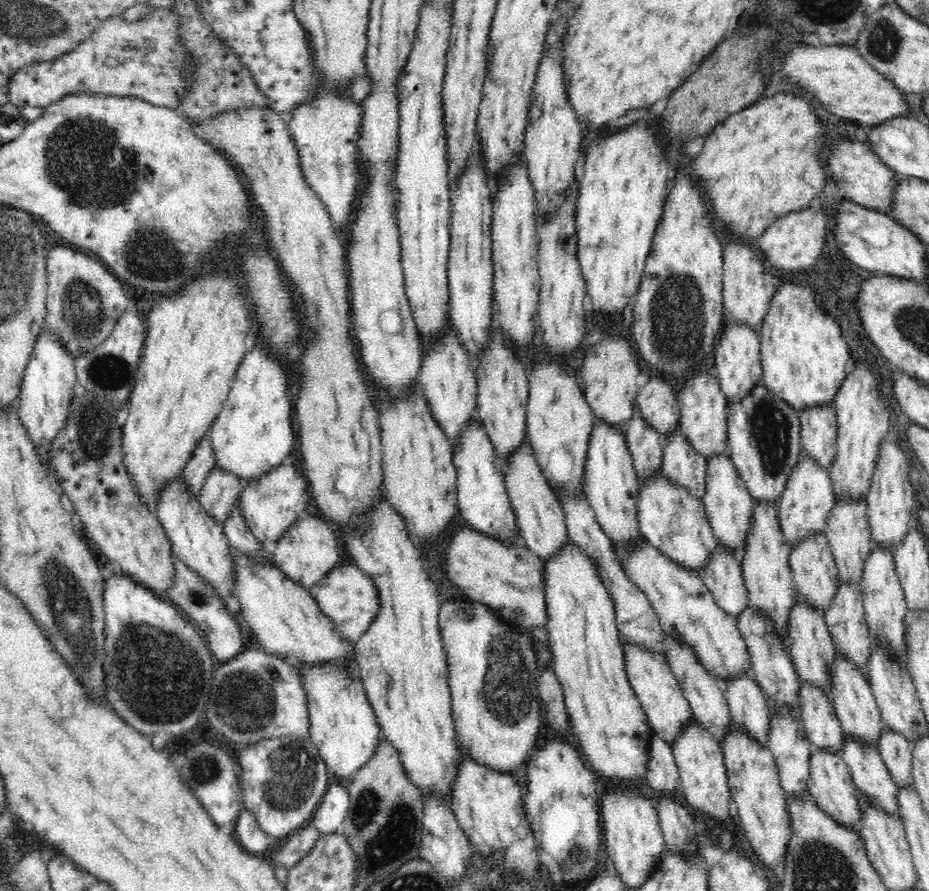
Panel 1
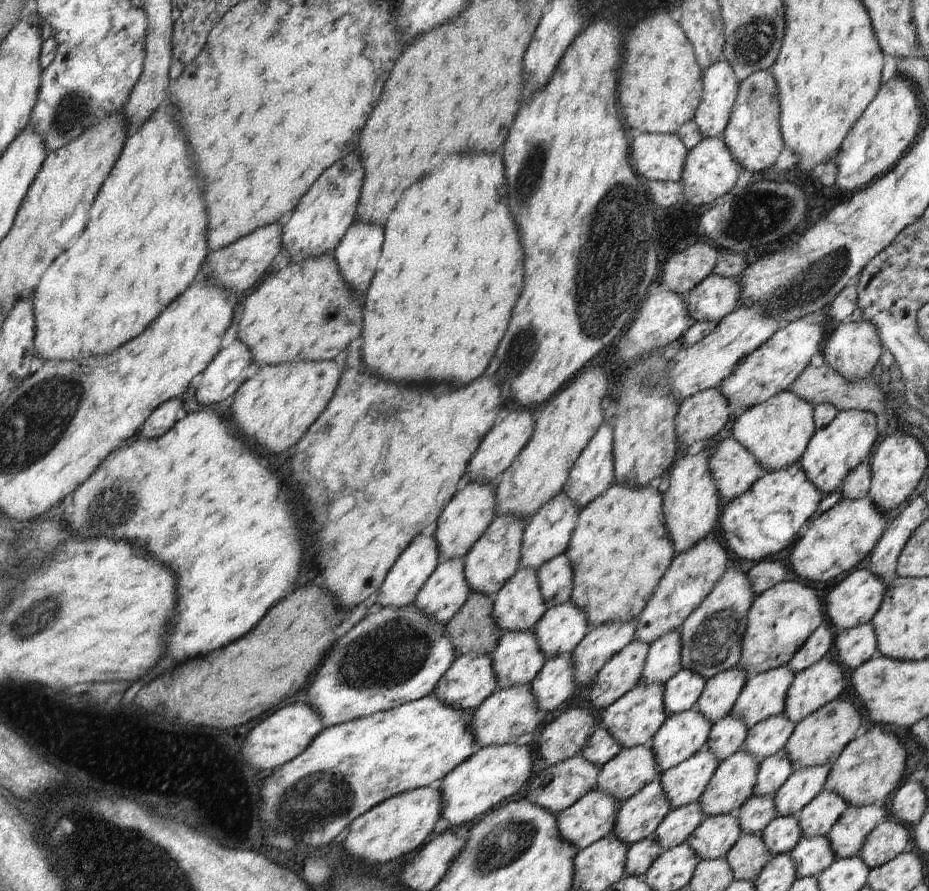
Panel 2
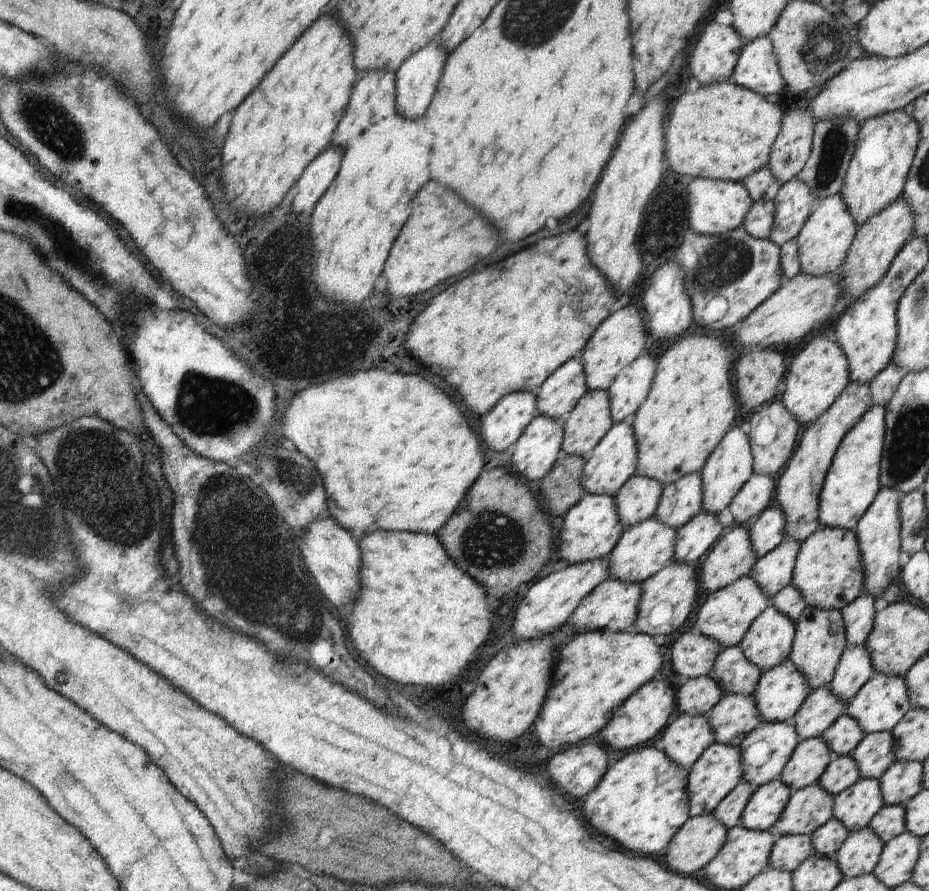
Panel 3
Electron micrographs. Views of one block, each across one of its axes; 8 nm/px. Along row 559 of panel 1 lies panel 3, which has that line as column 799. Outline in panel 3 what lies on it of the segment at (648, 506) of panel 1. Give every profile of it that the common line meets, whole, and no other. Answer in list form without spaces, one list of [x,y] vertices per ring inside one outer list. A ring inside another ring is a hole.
[[[788,659],[763,671],[752,698],[756,702],[760,720],[791,722],[811,691],[804,674]]]

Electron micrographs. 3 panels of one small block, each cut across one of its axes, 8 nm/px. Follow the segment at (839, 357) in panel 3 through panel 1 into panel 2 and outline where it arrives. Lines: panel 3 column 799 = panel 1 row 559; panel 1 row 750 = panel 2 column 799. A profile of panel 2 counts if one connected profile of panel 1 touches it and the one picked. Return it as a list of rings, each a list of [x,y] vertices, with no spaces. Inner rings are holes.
[[[786,389],[736,417],[732,424],[732,438],[743,444],[768,472],[772,472],[798,464],[816,429],[814,406]]]

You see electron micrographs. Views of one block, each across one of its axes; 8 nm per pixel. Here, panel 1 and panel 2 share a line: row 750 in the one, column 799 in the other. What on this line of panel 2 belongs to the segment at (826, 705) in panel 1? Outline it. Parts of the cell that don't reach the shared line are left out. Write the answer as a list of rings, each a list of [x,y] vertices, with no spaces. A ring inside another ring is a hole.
[[[775,816],[761,832],[760,838],[772,856],[789,853],[802,838],[797,817]]]

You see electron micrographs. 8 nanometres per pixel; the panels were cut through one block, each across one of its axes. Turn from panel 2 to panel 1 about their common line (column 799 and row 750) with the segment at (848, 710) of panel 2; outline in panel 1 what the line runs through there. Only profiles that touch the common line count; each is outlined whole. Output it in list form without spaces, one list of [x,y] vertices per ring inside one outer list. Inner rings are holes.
[[[734,724],[734,730],[730,730],[726,738],[720,742],[720,747],[724,753],[724,765],[726,765],[731,797],[746,838],[750,841],[750,846],[754,849],[758,860],[770,870],[774,870],[776,864],[786,864],[790,836],[792,836],[787,798],[781,785],[774,755],[768,747],[744,734],[736,724]]]

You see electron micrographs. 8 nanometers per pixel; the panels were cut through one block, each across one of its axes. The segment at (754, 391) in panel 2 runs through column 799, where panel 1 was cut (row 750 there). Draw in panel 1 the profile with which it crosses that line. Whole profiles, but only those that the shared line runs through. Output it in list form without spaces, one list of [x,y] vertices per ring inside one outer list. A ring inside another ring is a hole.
[[[298,662],[294,665],[298,667],[298,671],[304,679],[304,690],[306,690],[306,699],[308,699],[308,717],[310,717],[309,739],[318,747],[332,780],[342,782],[351,780],[356,772],[374,756],[374,750],[378,746],[381,735],[377,716],[368,700],[366,691],[362,684],[356,682],[355,676],[347,670],[345,662],[330,663],[329,665],[312,664],[312,666]]]

